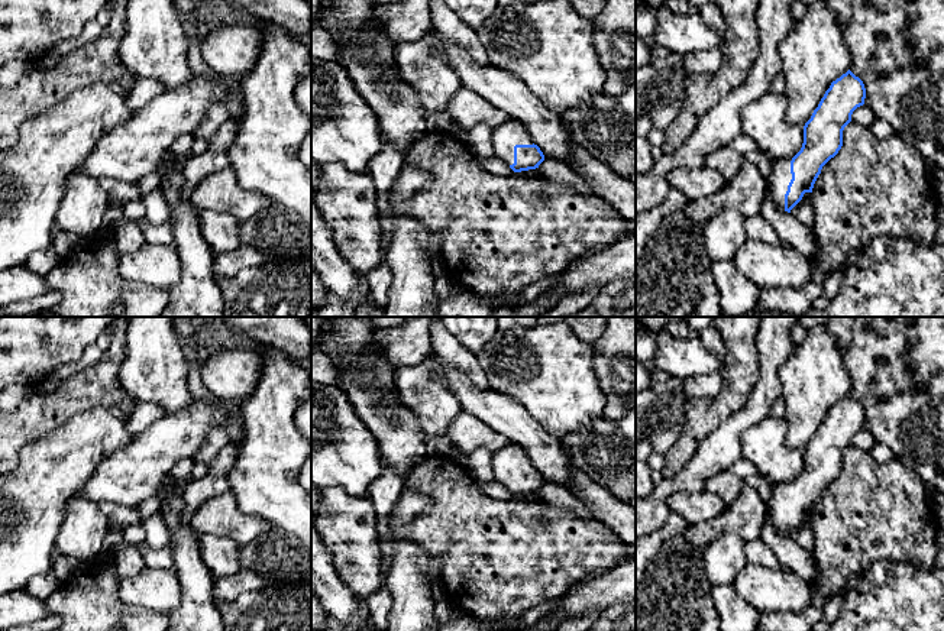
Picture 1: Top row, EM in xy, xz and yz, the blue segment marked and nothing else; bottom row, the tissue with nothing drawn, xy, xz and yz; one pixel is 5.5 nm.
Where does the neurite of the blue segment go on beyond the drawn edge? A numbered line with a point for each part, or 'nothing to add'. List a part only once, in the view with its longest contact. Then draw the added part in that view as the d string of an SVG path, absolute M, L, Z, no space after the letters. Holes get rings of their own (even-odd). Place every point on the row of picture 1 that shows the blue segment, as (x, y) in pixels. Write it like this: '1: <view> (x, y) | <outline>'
1: yz (781, 175) | M792 158L772 162L767 179L767 192L779 210L785 210L785 194L792 179L791 161Z

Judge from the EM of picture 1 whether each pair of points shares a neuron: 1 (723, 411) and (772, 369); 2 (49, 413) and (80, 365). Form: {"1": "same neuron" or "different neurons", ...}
{"1": "different neurons", "2": "different neurons"}

